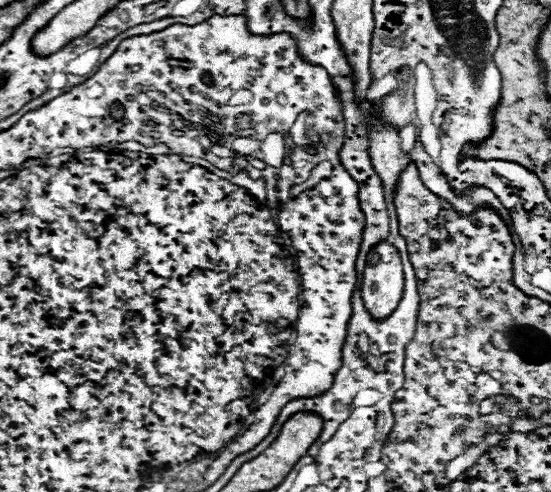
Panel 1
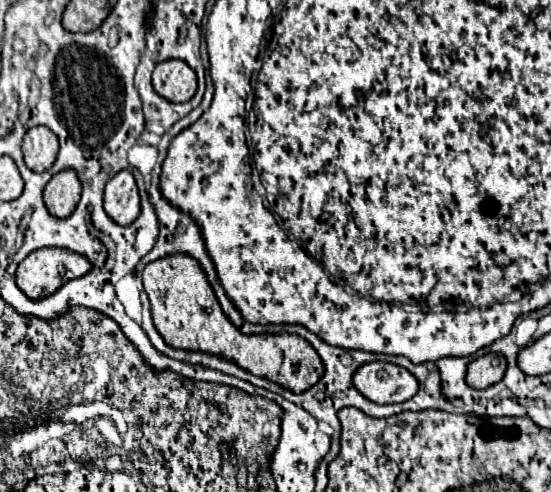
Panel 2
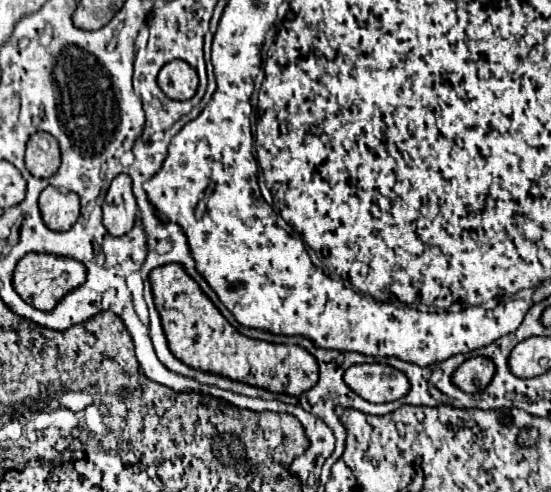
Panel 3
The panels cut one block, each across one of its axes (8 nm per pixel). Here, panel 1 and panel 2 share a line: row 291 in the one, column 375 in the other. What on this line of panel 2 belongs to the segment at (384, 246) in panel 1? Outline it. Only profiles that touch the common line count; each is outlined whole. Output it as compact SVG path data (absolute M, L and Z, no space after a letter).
M370 362L356 370L354 374L356 390L376 404L396 404L410 400L416 390L416 378L396 364Z

